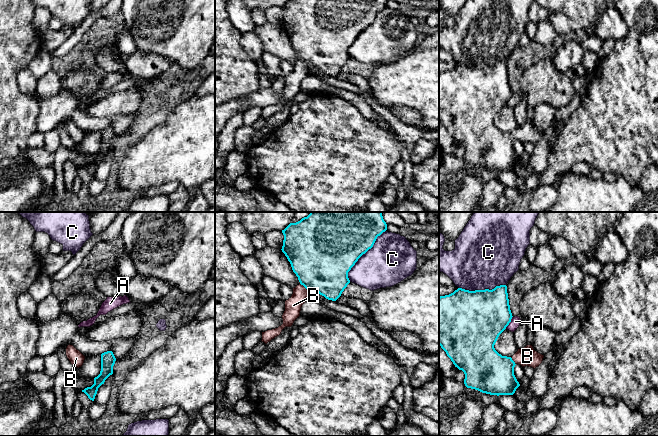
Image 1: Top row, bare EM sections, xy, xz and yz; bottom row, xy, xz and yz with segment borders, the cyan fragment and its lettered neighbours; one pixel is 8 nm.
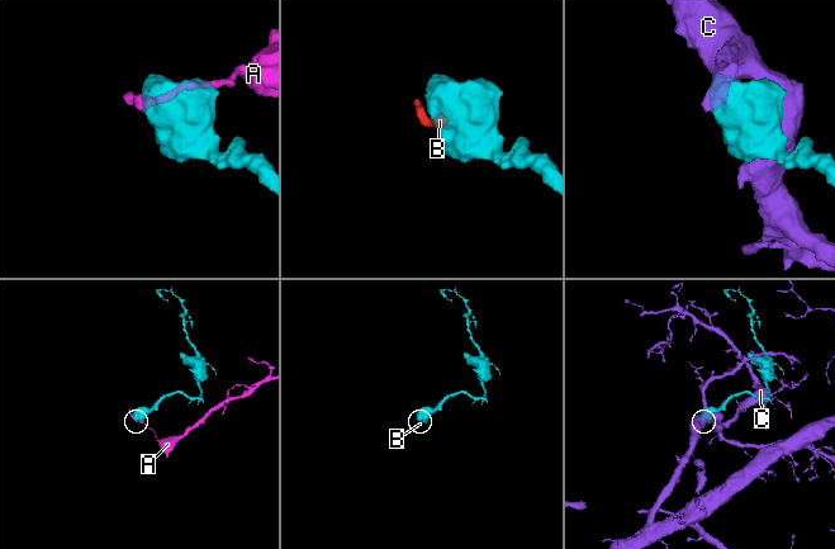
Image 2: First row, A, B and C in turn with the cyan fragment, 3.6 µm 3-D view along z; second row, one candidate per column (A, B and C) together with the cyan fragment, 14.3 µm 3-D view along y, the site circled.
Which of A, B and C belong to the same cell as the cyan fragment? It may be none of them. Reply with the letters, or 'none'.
B

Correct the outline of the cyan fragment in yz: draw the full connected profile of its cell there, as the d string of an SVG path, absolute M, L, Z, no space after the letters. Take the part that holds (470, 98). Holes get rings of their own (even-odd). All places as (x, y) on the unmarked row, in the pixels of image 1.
M500 61L489 66L469 67L458 64L453 69L439 73L439 121L455 143L465 150L467 164L490 171L513 171L520 162L514 151L516 140L522 143L538 143L544 131L527 121L512 132L502 132L494 121L499 111L512 95L507 62Z

